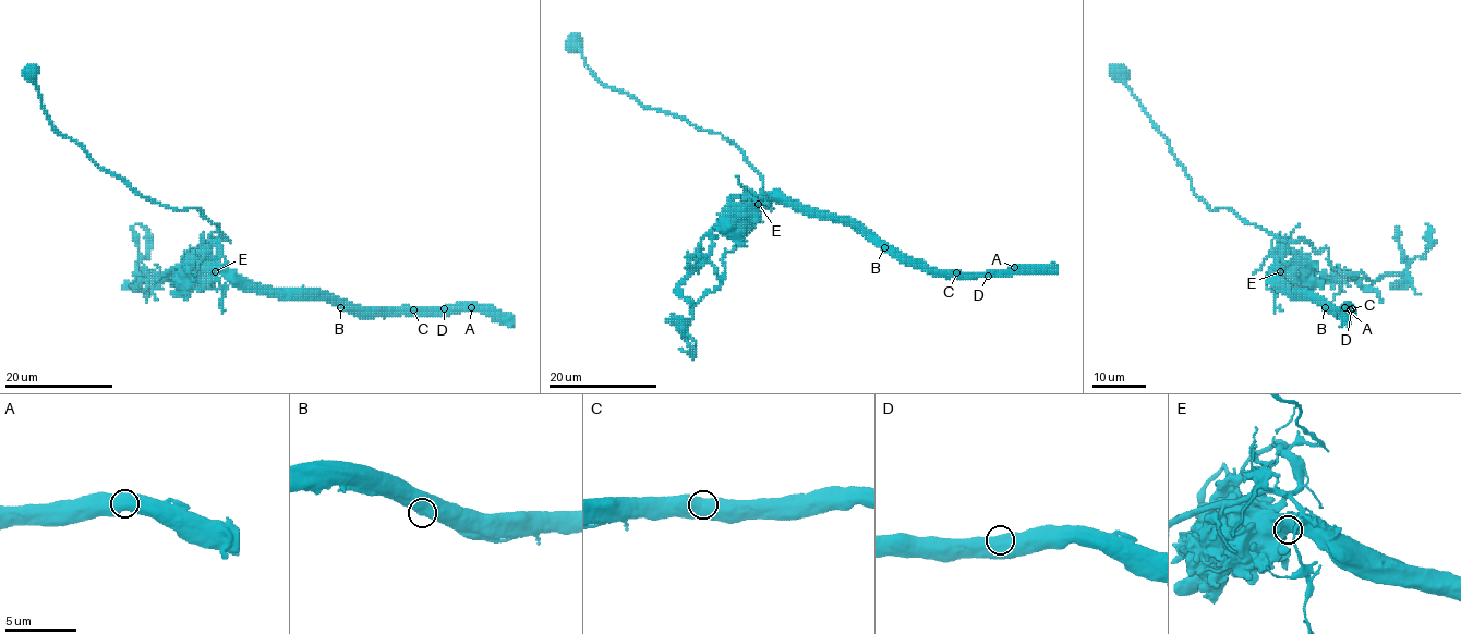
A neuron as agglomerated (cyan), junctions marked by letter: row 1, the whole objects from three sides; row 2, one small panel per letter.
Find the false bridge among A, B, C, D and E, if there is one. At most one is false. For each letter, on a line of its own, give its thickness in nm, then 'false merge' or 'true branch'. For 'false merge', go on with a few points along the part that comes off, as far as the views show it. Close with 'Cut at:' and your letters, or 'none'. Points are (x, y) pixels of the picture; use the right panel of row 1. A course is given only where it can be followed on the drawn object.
A: 800 nm | true branch
B: 850 nm | false merge | (1325, 307), (1270, 269), (1284, 241), (1227, 208), (1210, 209), (1195, 195), (1125, 71), (1120, 73)
C: 850 nm | true branch
D: 800 nm | true branch
E: 700 nm | true branch
Cut at: B

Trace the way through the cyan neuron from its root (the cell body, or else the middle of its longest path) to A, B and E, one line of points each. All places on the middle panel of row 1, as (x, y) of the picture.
A: (575, 44), (605, 86), (733, 142), (762, 180), (760, 208), (857, 222), (940, 271), (1014, 267)
B: (575, 44), (605, 86), (733, 142), (762, 180), (772, 205), (760, 208), (783, 200), (857, 222), (883, 248)
E: (575, 44), (605, 86), (733, 142), (761, 177), (772, 205), (758, 204)

